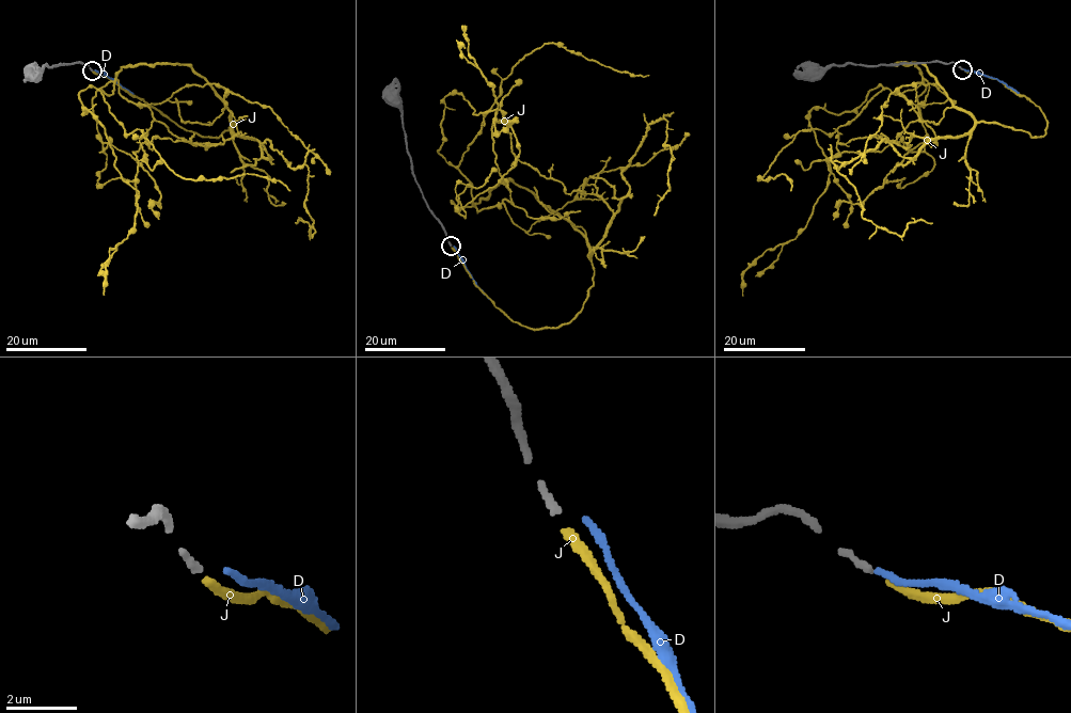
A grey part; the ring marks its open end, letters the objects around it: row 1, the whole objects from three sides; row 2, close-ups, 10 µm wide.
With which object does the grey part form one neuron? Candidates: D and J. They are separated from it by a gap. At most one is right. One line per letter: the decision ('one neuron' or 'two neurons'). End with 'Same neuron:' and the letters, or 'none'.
D: two neurons
J: one neuron
Same neuron: J

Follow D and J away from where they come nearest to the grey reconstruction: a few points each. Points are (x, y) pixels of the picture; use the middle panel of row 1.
D: (454, 246), (475, 284), (491, 301)
J: (451, 247), (523, 327), (593, 284), (438, 153), (446, 95), (498, 107), (462, 28)

